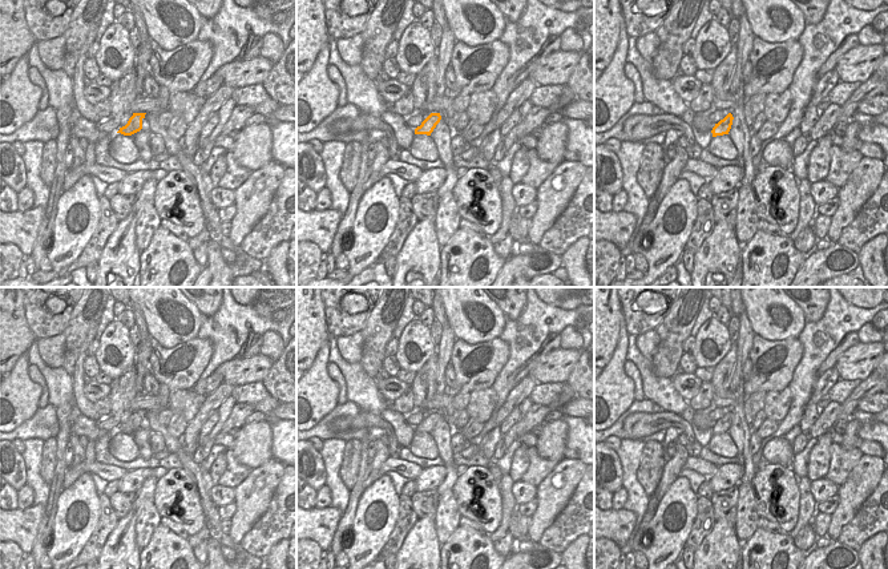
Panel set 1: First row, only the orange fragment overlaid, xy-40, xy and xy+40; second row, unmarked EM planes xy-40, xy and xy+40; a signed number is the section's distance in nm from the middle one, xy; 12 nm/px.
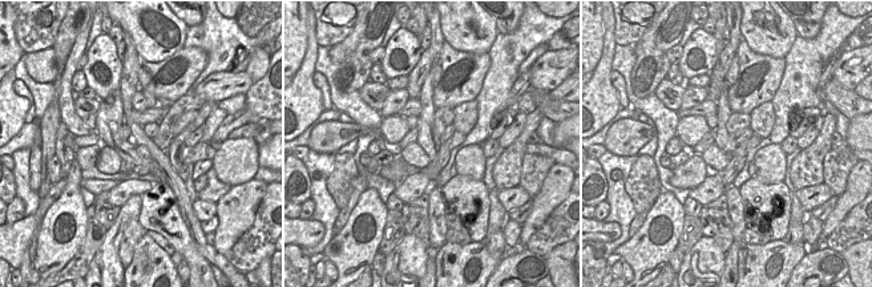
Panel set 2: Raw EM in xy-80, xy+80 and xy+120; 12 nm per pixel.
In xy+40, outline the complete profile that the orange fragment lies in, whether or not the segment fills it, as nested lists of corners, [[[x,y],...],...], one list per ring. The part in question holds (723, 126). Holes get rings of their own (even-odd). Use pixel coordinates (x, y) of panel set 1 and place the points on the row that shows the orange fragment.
[[[728,113],[723,120],[715,124],[715,126],[711,130],[713,137],[728,134],[732,125],[732,120],[734,120],[732,114]]]

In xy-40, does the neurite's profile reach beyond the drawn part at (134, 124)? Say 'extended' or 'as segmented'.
as segmented

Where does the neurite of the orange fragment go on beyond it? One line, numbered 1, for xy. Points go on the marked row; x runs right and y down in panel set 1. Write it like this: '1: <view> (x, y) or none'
1: none

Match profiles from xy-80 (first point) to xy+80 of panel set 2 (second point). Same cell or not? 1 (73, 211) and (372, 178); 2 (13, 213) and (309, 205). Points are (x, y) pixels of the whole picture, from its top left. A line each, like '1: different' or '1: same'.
1: different
2: same

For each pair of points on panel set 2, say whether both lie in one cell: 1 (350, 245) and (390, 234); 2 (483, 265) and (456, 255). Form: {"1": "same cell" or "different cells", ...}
{"1": "different cells", "2": "same cell"}

